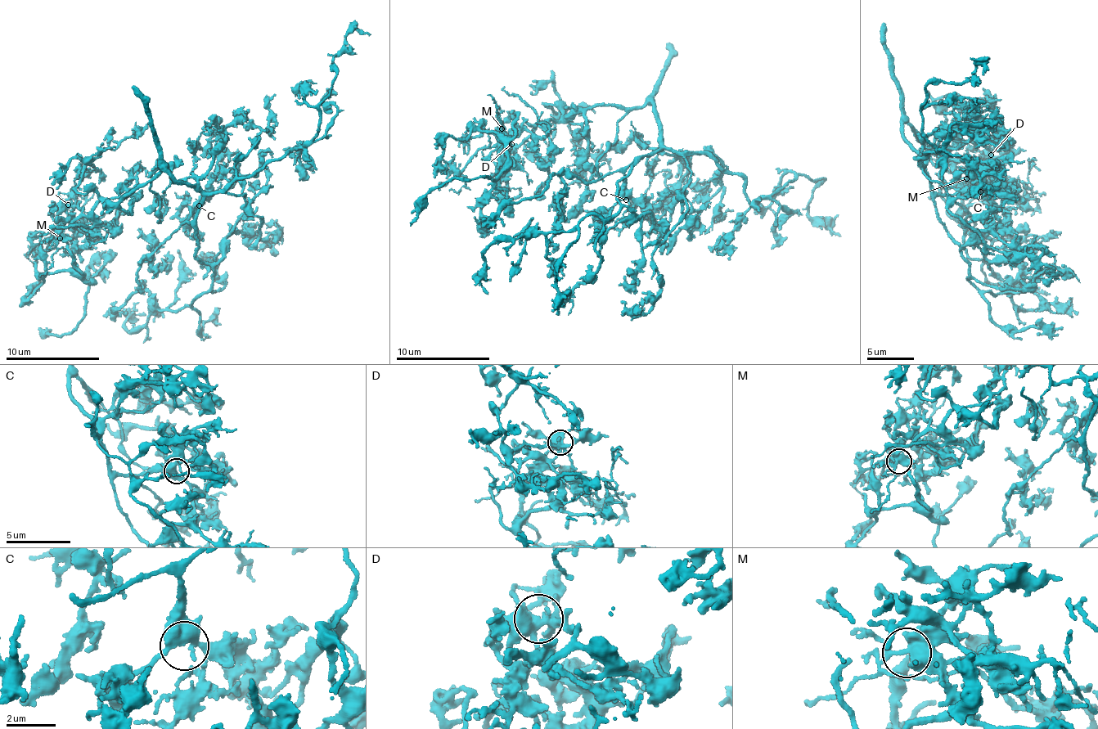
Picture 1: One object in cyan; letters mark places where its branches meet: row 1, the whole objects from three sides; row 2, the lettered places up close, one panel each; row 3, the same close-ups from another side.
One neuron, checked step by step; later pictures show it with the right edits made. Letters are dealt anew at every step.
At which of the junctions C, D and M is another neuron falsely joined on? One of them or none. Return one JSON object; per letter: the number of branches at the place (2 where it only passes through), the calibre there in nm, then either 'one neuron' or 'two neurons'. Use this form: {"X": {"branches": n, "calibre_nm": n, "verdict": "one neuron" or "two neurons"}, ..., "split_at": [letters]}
{"C": {"branches": 5, "calibre_nm": 440, "verdict": "one neuron"}, "D": {"branches": 6, "calibre_nm": 400, "verdict": "one neuron"}, "M": {"branches": 6, "calibre_nm": 460, "verdict": "one neuron"}, "split_at": []}

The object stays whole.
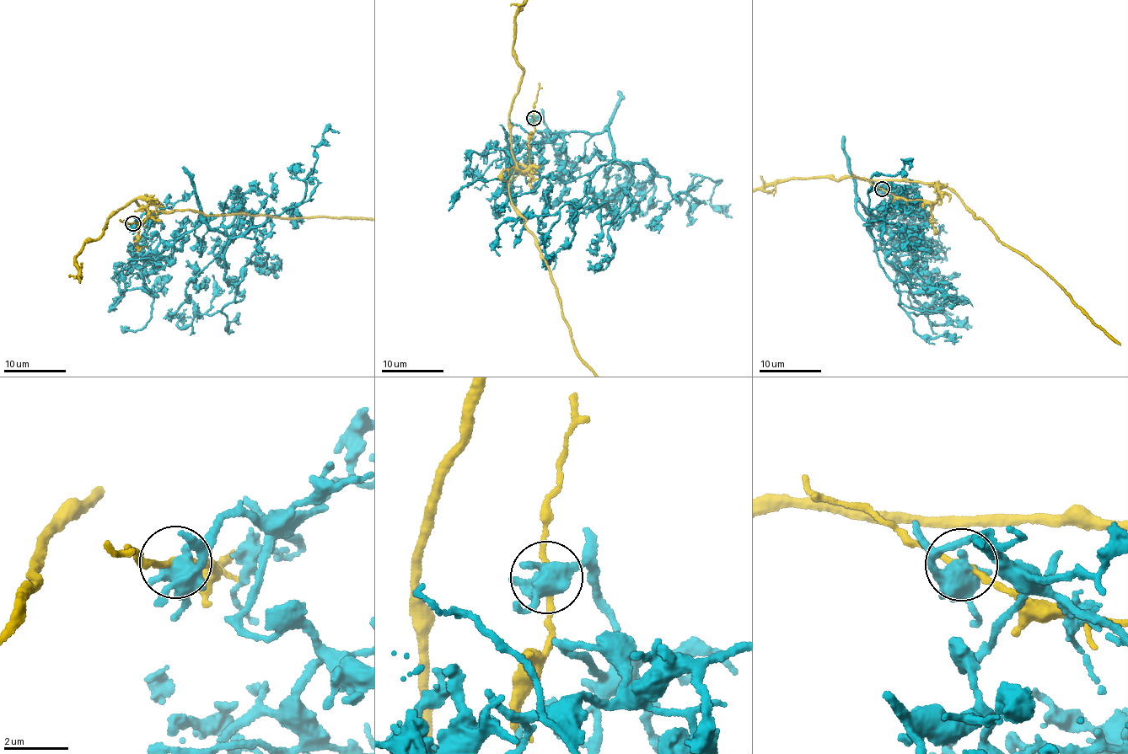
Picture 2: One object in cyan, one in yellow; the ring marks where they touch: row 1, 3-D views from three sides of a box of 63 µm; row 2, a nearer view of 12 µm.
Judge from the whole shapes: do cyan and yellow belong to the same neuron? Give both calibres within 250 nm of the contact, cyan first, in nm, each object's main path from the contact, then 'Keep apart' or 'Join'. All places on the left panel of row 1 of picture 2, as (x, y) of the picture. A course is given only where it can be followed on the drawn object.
Thickness 440 nm (cyan) against 160 nm. Course of cyan: (132, 223), (145, 213), (147, 237), (174, 243), (204, 222), (244, 235), (300, 202), (316, 147), (340, 133). Course of yellow: (132, 223), (152, 216), (139, 197), (135, 200), (155, 211), (292, 219). Keep apart

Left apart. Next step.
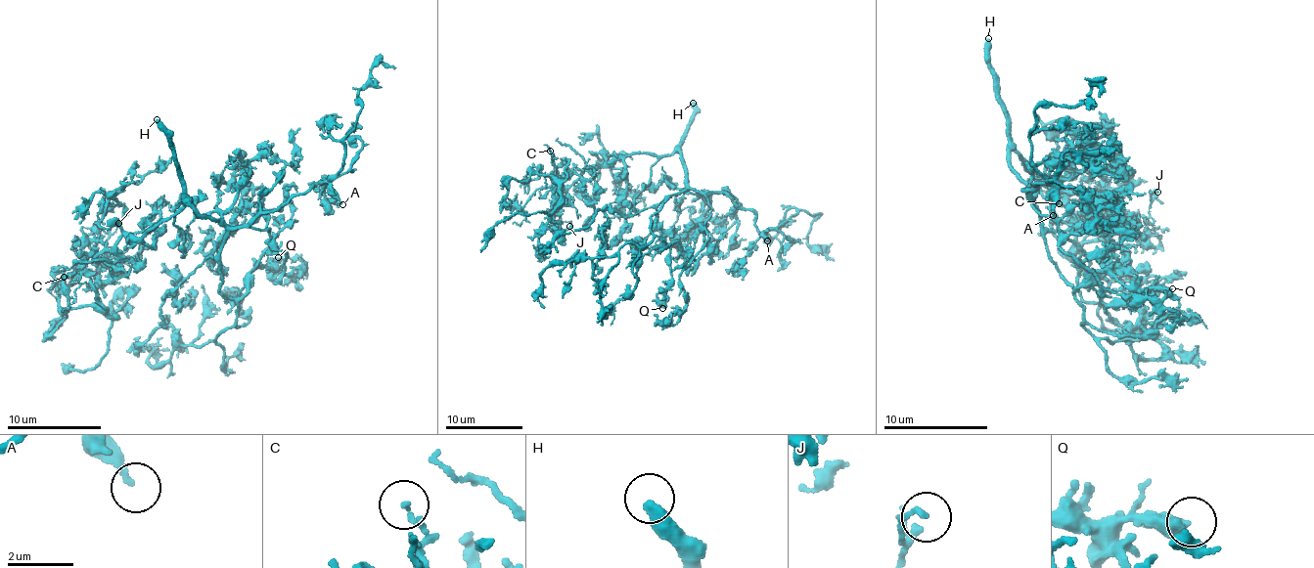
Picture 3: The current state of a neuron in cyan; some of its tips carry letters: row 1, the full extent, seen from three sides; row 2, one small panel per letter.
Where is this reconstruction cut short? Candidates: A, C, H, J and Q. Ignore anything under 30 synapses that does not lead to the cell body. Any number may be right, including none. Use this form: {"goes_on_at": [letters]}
{"goes_on_at": ["A", "H"]}

